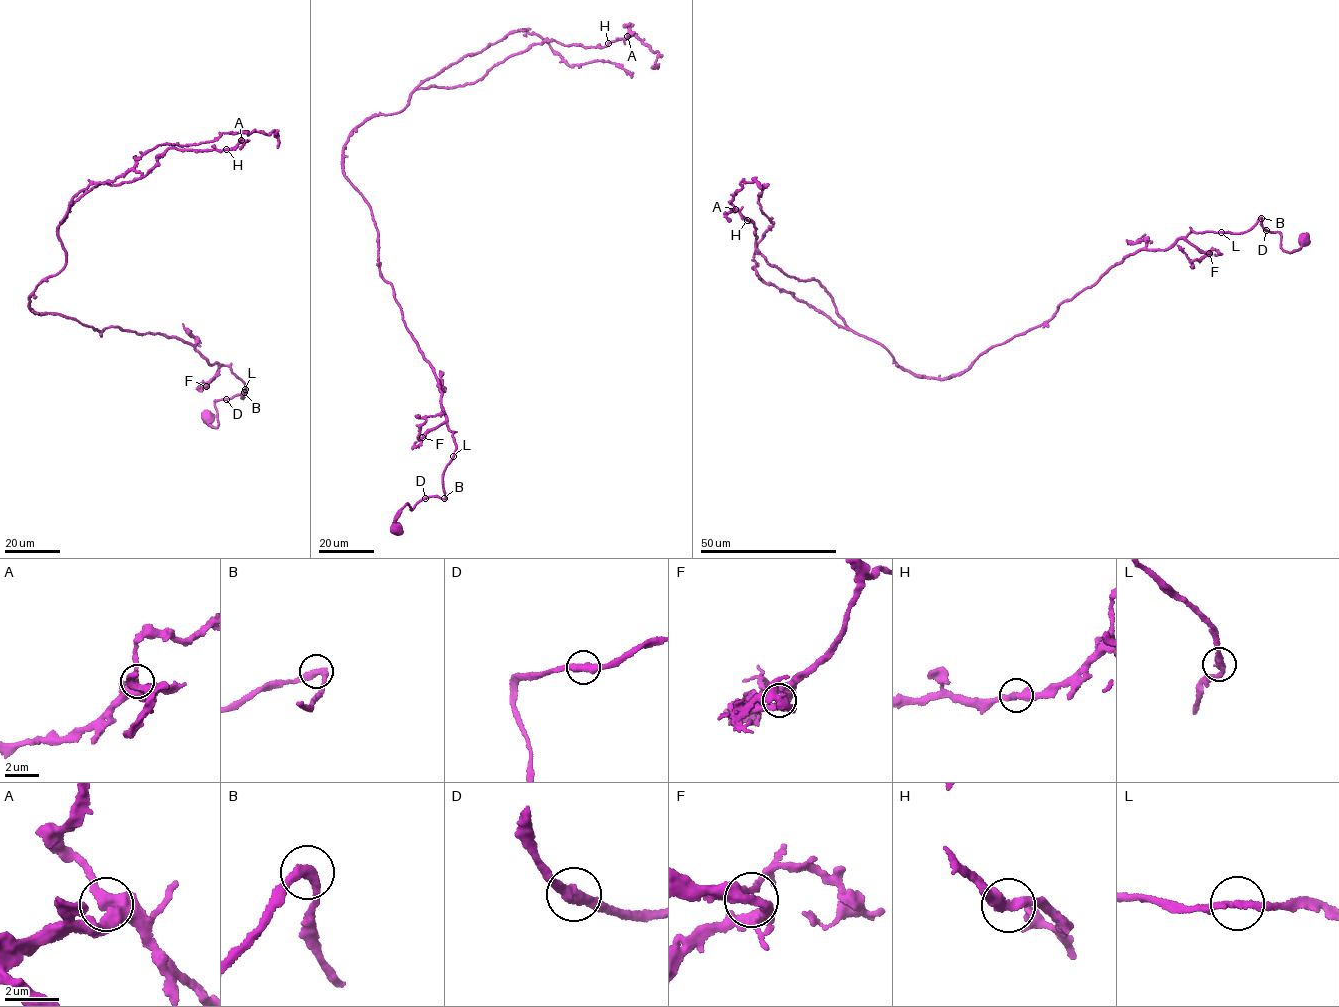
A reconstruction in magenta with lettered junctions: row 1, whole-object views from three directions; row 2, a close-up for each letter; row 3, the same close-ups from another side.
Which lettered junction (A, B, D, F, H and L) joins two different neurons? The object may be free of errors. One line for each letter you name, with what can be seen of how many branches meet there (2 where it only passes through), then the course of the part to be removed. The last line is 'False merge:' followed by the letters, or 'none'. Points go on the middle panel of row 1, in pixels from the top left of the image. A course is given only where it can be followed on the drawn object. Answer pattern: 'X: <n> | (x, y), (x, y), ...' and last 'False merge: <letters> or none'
False merge: none

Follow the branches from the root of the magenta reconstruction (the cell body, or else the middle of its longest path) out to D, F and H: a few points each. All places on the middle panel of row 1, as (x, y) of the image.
D: (394, 530), (392, 530), (394, 522), (404, 506), (408, 504), (411, 510), (425, 498)
F: (394, 530), (406, 503), (411, 510), (426, 497), (445, 496), (453, 432), (445, 422), (422, 437)
H: (394, 530), (406, 503), (445, 498), (456, 446), (343, 146), (419, 88), (475, 82), (546, 41), (608, 43)

